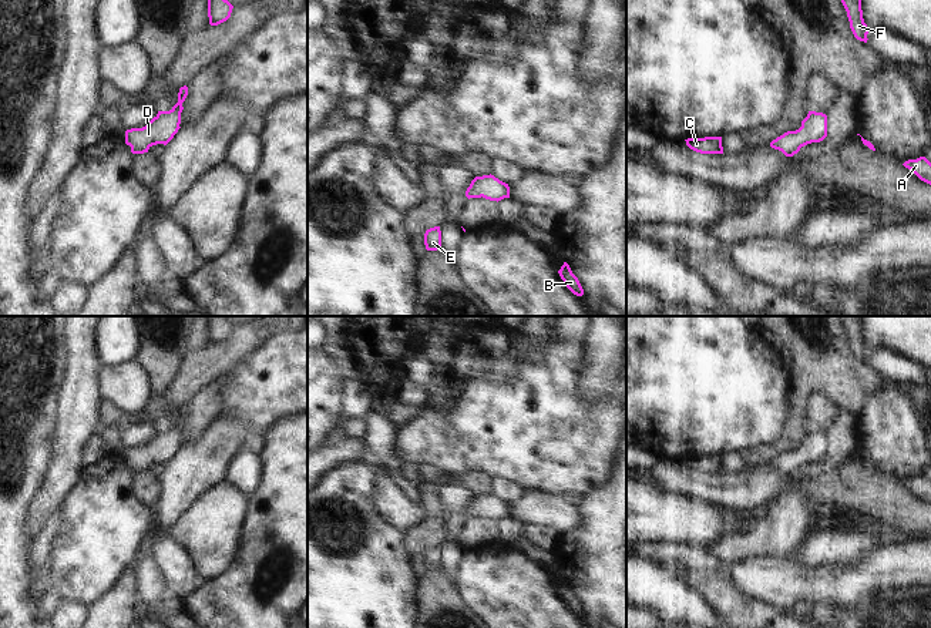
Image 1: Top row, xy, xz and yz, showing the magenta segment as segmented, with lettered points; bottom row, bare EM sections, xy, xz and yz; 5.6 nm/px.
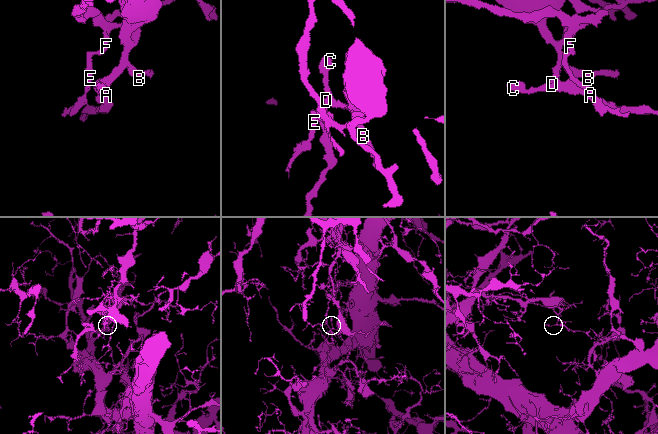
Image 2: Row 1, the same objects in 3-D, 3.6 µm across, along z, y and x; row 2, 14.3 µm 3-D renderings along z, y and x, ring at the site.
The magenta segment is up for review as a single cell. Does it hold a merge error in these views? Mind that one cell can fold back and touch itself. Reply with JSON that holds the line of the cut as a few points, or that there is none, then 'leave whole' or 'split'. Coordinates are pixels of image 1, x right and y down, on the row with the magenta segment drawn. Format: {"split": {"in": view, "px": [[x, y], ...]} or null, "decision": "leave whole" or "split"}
{"split": null, "decision": "leave whole"}

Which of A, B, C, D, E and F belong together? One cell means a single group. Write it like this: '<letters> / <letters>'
A B C D E F

